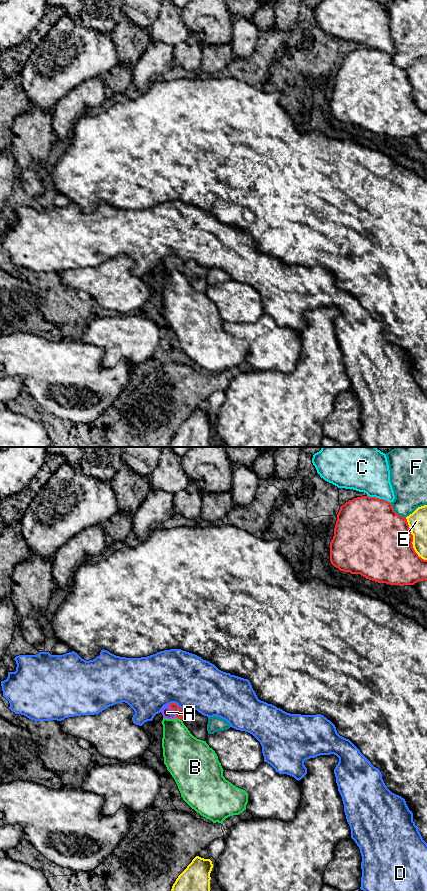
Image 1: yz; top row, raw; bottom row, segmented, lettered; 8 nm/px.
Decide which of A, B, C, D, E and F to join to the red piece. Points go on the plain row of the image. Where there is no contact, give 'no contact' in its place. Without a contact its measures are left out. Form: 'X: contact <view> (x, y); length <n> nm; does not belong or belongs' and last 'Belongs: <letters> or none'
A: contact yz (173, 262); length 130 nm; belongs
B: contact yz (179, 270); length 50 nm; does not belong
C: contact yz (378, 50); length 200 nm; does not belong
D: contact yz (176, 256); length 140 nm; does not belong
E: contact yz (412, 92); length 400 nm; does not belong
F: contact yz (395, 64); length 170 nm; does not belong
Belongs: A

